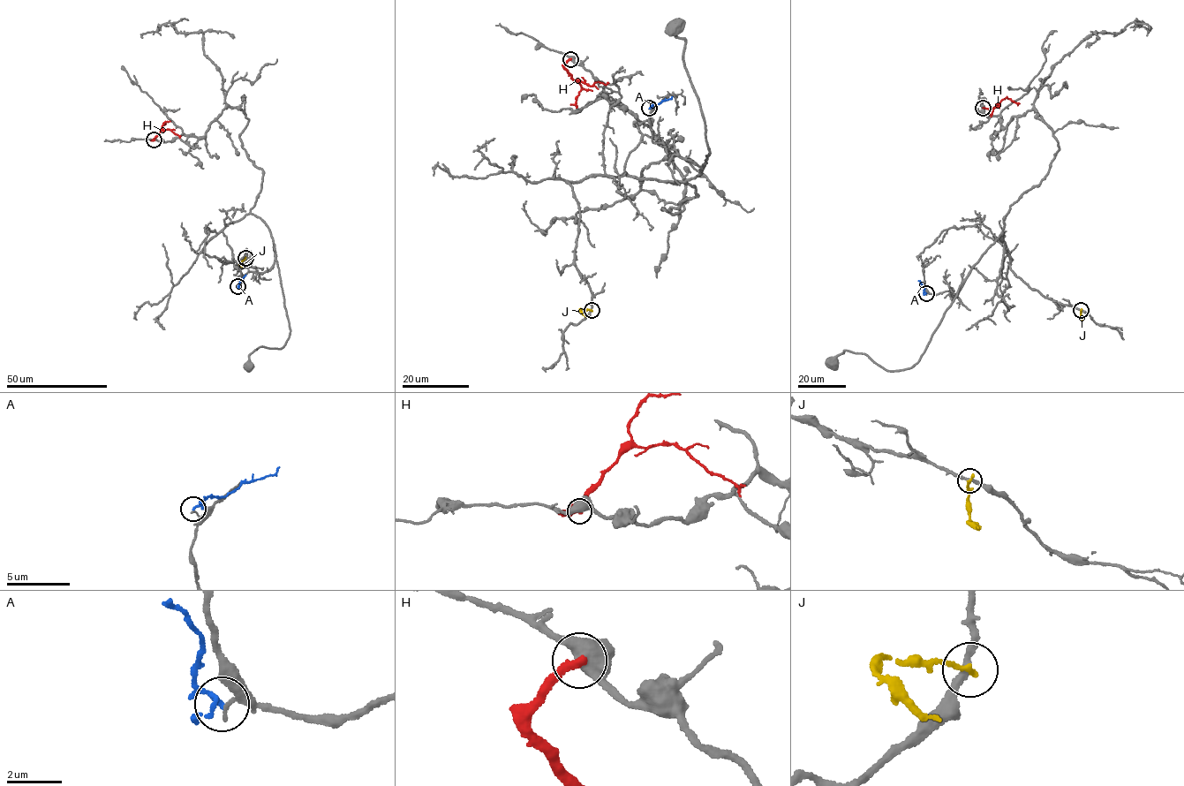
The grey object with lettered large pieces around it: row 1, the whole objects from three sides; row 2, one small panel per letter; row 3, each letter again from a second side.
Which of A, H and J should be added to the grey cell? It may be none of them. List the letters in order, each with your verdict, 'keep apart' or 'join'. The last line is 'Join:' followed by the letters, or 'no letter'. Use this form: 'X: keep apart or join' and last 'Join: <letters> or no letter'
A: keep apart
H: keep apart
J: keep apart
Join: no letter

